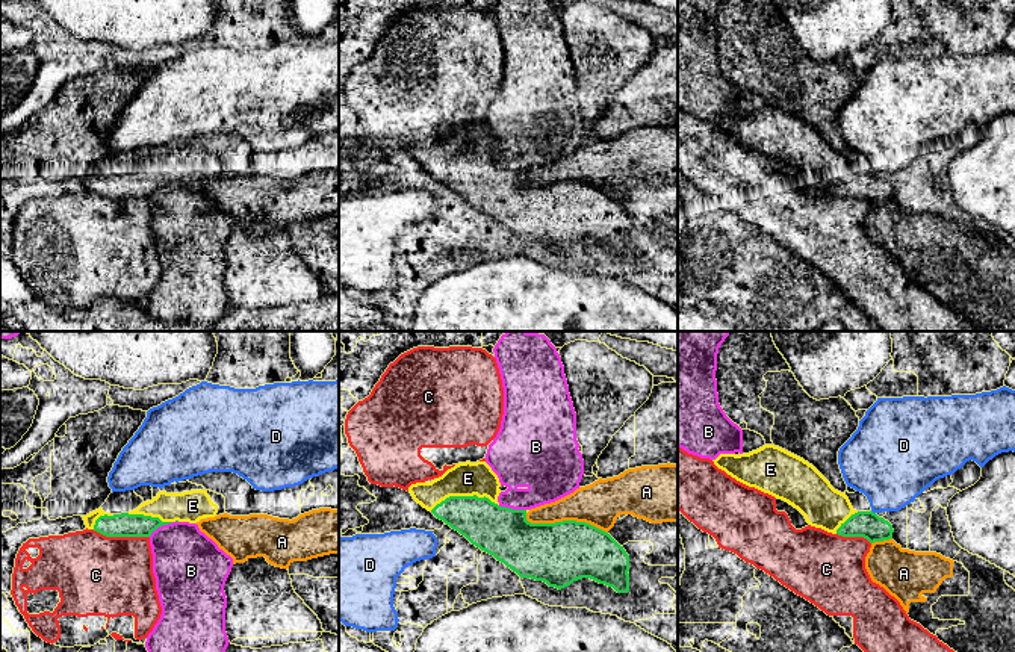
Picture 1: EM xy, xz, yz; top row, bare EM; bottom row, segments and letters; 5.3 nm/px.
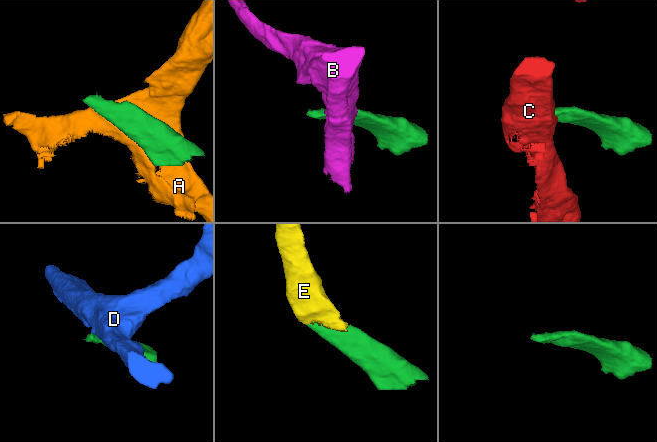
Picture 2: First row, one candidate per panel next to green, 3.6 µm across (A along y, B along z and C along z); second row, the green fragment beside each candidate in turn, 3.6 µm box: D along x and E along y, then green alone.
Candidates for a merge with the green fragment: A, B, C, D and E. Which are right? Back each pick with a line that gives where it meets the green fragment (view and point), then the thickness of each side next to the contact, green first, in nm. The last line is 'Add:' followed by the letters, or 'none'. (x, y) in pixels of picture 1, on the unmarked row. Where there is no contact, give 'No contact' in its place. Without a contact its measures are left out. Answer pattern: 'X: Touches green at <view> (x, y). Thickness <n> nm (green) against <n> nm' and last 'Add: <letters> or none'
E: Touches green at xz (463, 158). Thickness 260 nm (green) against 180 nm
Add: E

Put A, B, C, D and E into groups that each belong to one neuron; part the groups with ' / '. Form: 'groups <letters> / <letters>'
groups A / B / C / D / E

